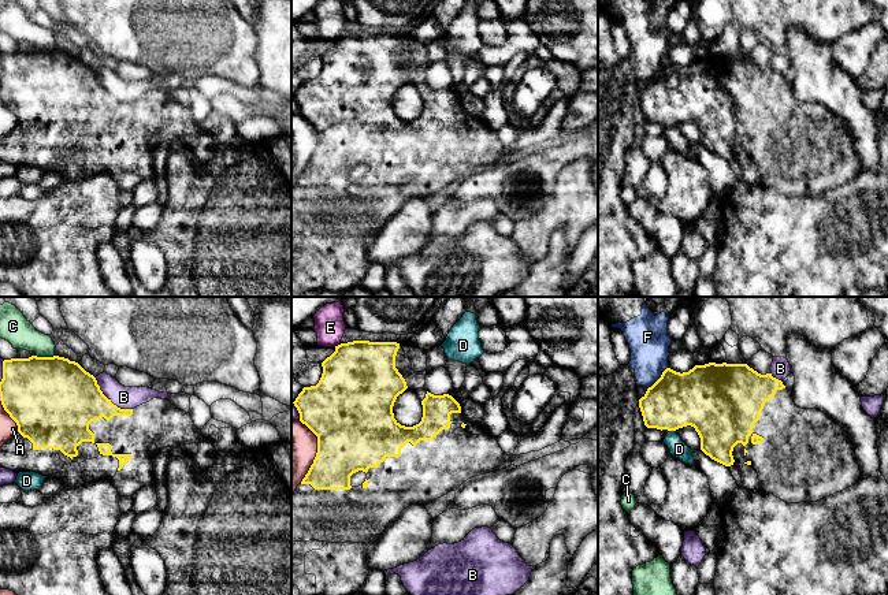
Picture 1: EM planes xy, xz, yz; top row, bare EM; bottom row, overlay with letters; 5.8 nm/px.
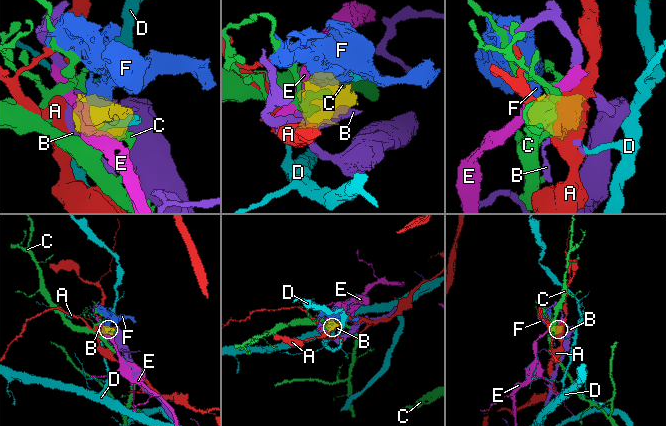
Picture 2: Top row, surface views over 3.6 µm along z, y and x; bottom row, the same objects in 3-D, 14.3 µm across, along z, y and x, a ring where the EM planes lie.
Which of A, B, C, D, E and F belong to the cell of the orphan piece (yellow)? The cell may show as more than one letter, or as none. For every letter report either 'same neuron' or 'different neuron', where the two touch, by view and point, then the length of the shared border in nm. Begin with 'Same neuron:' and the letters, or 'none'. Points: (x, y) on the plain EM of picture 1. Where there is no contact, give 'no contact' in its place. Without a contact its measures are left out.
Same neuron: none
A: different neuron; contact xy (10, 110); length 220 nm
B: different neuron; contact xy (110, 93); length 300 nm
C: different neuron; contact xy (45, 51); length 120 nm
D: different neuron; contact yz (672, 123); length 40 nm
E: different neuron; contact xz (338, 38); length 50 nm
F: different neuron; contact yz (660, 71); length 180 nm

